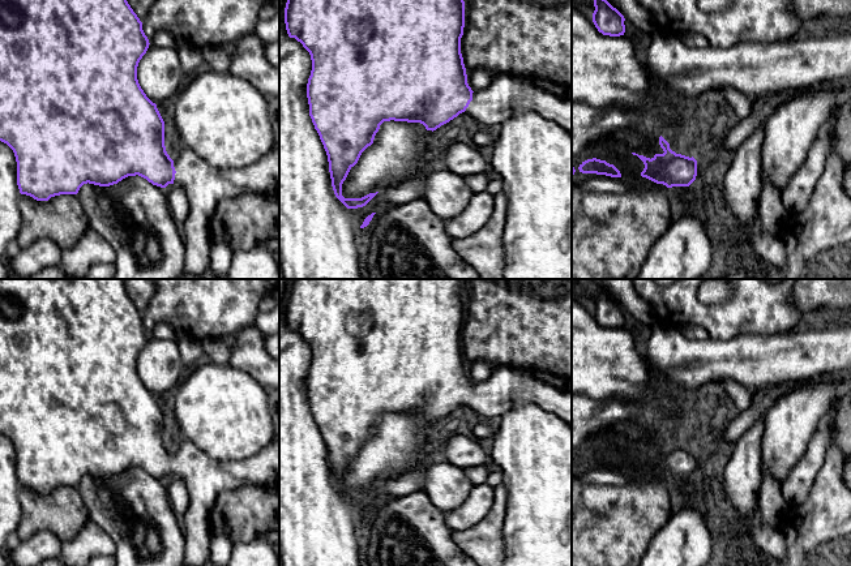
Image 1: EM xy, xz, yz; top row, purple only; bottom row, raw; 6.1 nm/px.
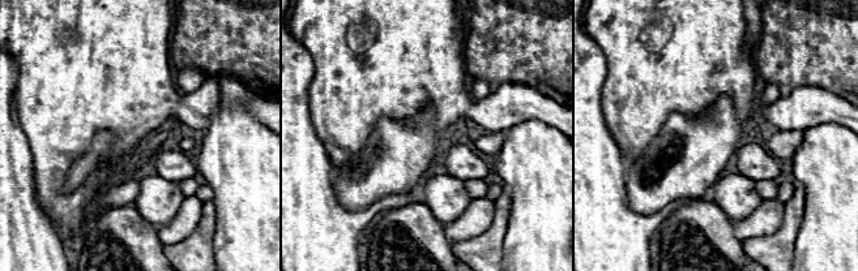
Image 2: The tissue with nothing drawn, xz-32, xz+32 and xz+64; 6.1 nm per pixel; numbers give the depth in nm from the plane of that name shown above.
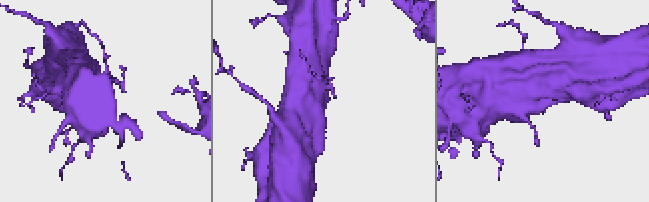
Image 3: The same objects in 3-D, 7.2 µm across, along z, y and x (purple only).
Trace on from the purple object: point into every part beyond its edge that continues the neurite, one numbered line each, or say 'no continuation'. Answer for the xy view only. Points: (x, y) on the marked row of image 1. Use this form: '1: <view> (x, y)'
1: xy (205, 185)

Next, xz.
1: xz (505, 95)

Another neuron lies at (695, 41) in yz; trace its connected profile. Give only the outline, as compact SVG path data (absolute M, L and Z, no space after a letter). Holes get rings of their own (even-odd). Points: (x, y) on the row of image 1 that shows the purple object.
M681 34L677 38L690 48L705 48L709 46L707 39L701 34Z

